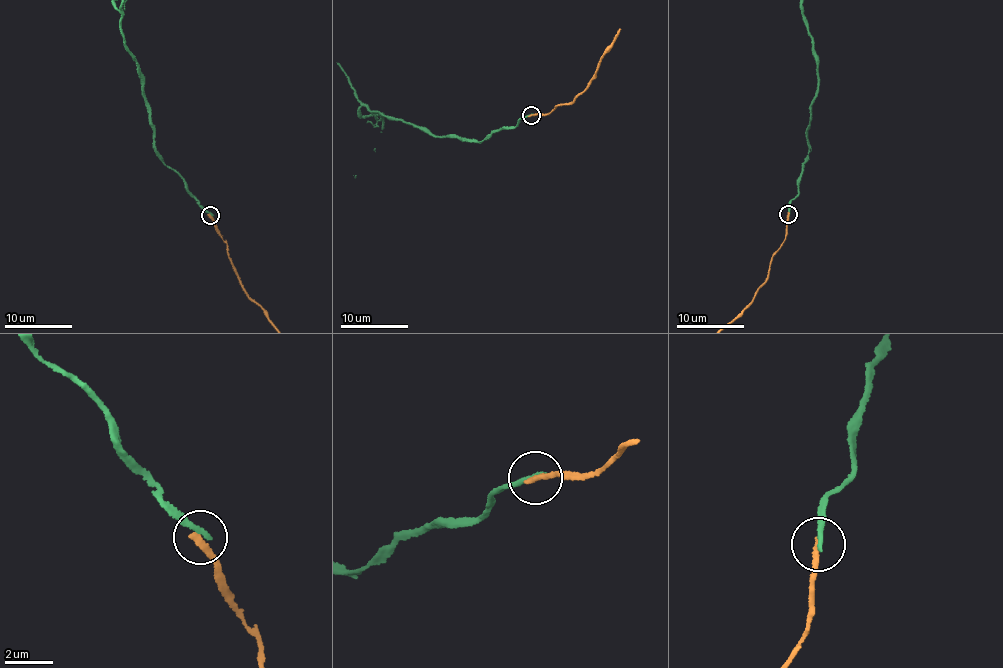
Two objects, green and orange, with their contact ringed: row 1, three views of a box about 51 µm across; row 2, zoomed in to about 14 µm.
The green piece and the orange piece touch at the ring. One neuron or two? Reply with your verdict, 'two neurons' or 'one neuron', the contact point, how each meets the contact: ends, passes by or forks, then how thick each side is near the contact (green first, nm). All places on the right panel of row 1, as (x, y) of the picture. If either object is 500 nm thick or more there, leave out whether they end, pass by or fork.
two neurons; place (788, 214); green ends; orange ends; calibres 260 and 280 nm

